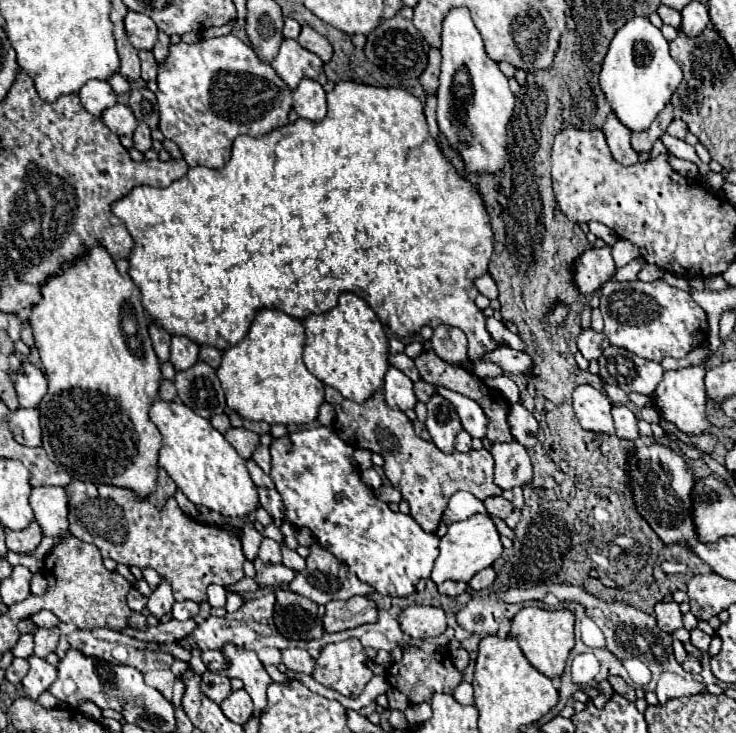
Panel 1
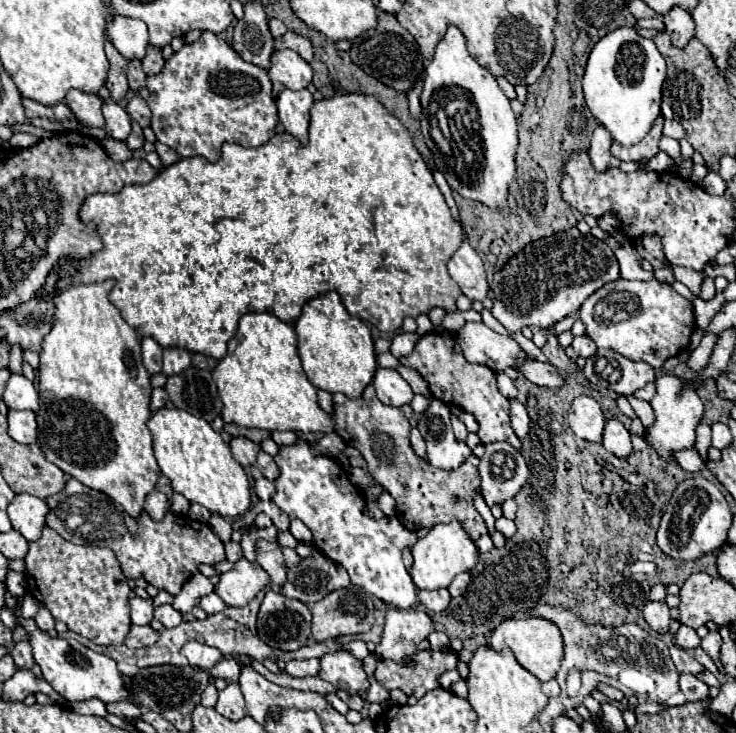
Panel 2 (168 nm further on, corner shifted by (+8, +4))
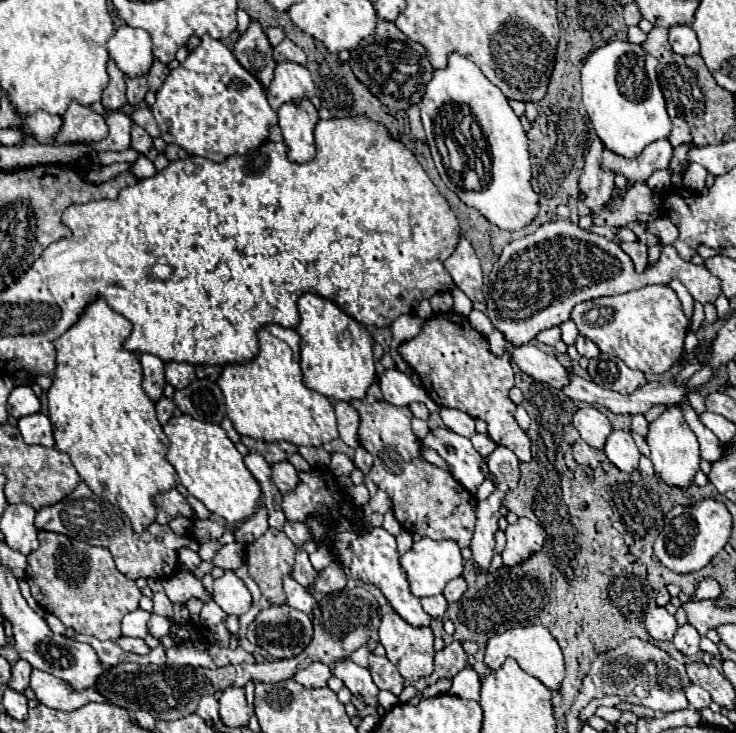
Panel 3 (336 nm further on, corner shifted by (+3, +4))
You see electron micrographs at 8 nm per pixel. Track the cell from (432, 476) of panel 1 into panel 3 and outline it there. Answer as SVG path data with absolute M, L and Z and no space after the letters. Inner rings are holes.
M372 383L368 389L366 399L362 401L352 401L350 403L358 415L360 415L360 427L358 427L358 439L360 445L374 457L374 465L370 469L370 479L384 489L392 503L394 503L394 515L400 521L400 525L410 531L410 533L418 533L422 537L432 537L432 539L454 539L458 541L460 547L468 547L472 541L472 533L474 533L474 523L476 523L476 497L470 495L470 491L466 491L446 469L438 469L434 465L430 465L428 461L424 461L420 457L420 441L418 437L412 433L412 413L408 407L396 407L390 405L382 393L378 383Z

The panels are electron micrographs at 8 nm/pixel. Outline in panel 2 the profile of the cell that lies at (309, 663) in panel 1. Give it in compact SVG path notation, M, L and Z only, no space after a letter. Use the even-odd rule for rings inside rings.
M305 659L305 661L287 661L285 673L291 677L309 677L319 673L319 659Z

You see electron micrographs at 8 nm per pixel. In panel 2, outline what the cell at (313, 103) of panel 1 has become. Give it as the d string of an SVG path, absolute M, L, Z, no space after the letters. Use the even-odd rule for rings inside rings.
M287 89L277 97L279 121L289 135L293 135L293 137L297 137L297 141L301 141L301 145L305 145L305 141L307 141L311 105L313 105L313 97L307 89L301 89L301 91Z

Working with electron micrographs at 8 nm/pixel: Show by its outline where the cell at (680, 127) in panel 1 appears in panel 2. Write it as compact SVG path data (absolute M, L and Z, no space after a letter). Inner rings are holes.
M665 119L665 125L663 125L663 135L667 137L673 137L673 139L683 139L685 137L685 129L679 121L673 121L673 119Z

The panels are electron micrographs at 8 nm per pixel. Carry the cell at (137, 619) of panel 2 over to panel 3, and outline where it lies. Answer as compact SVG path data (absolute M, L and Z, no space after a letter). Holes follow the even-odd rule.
M136 609L122 619L122 635L128 637L146 637L148 635L148 619L150 613L144 609Z

